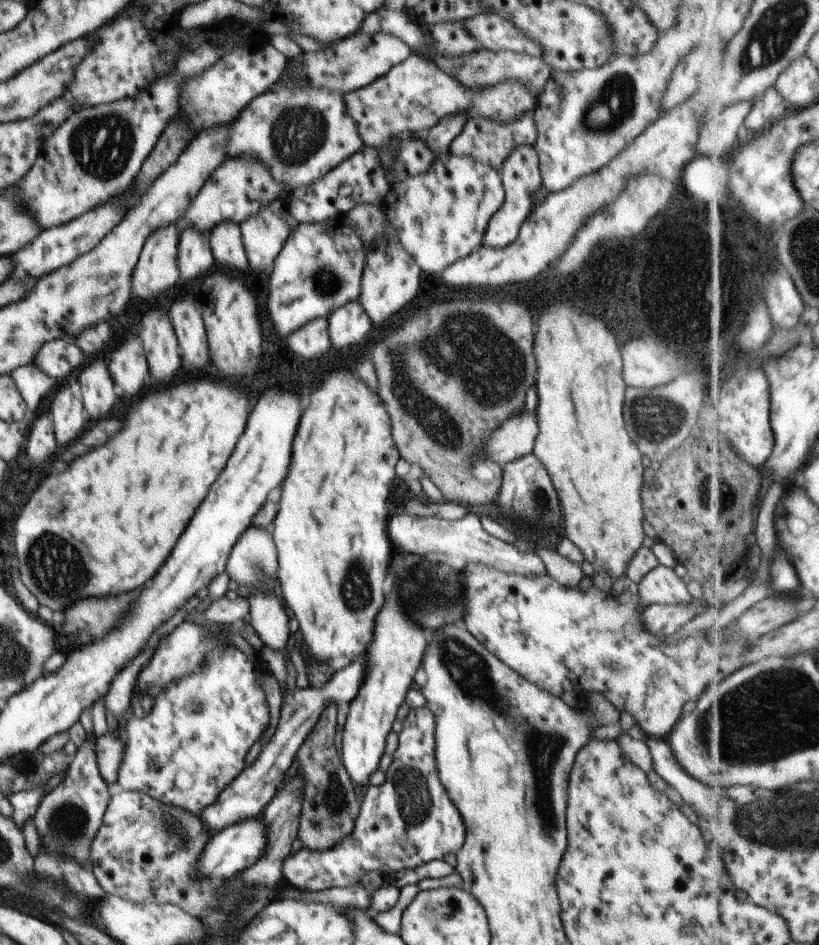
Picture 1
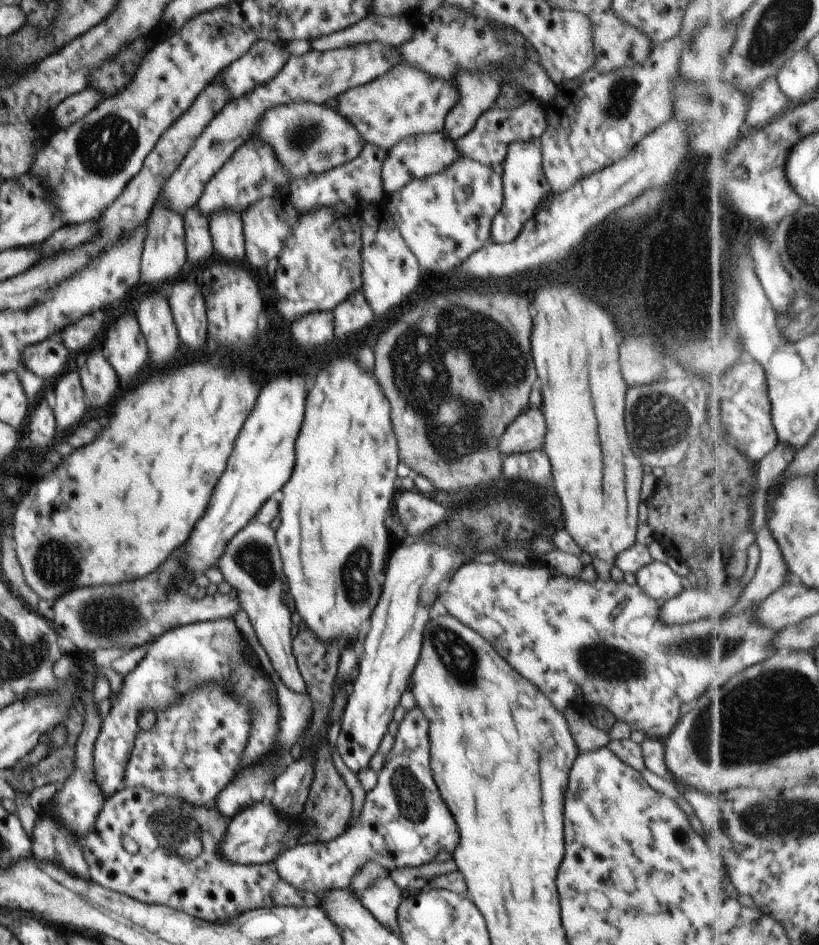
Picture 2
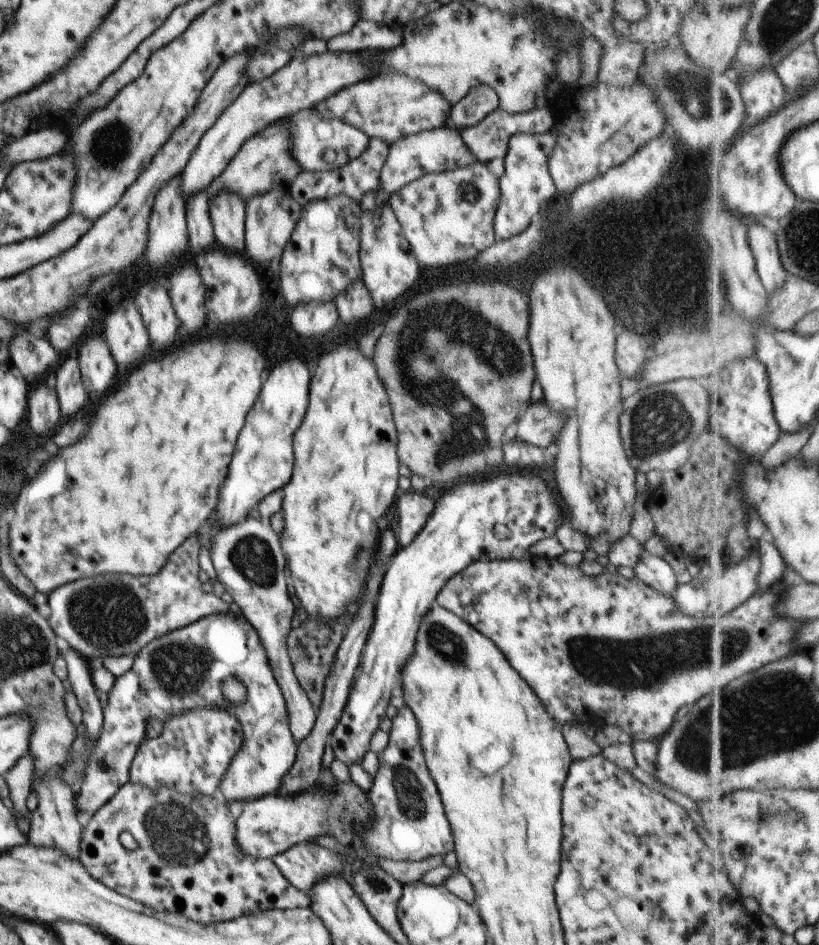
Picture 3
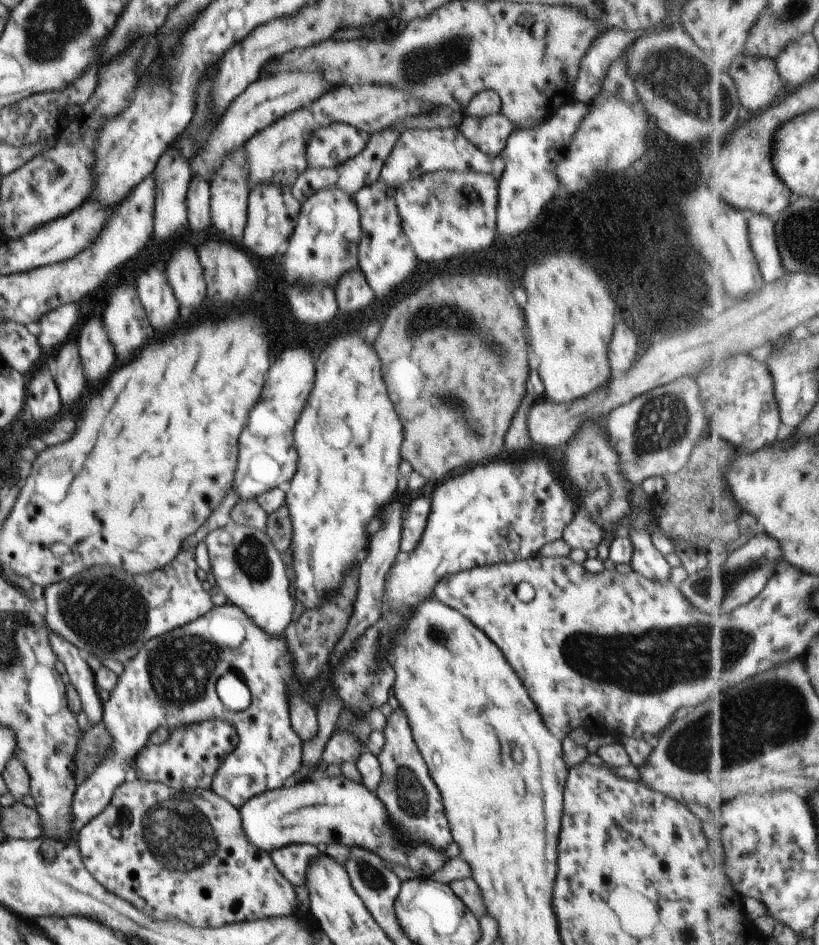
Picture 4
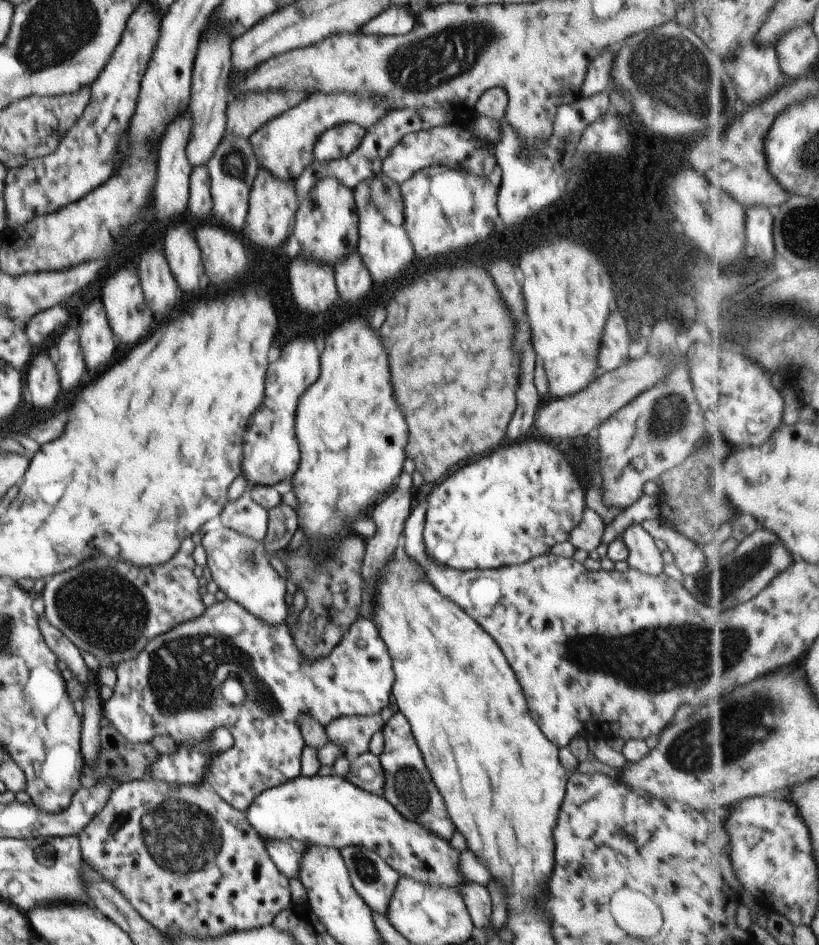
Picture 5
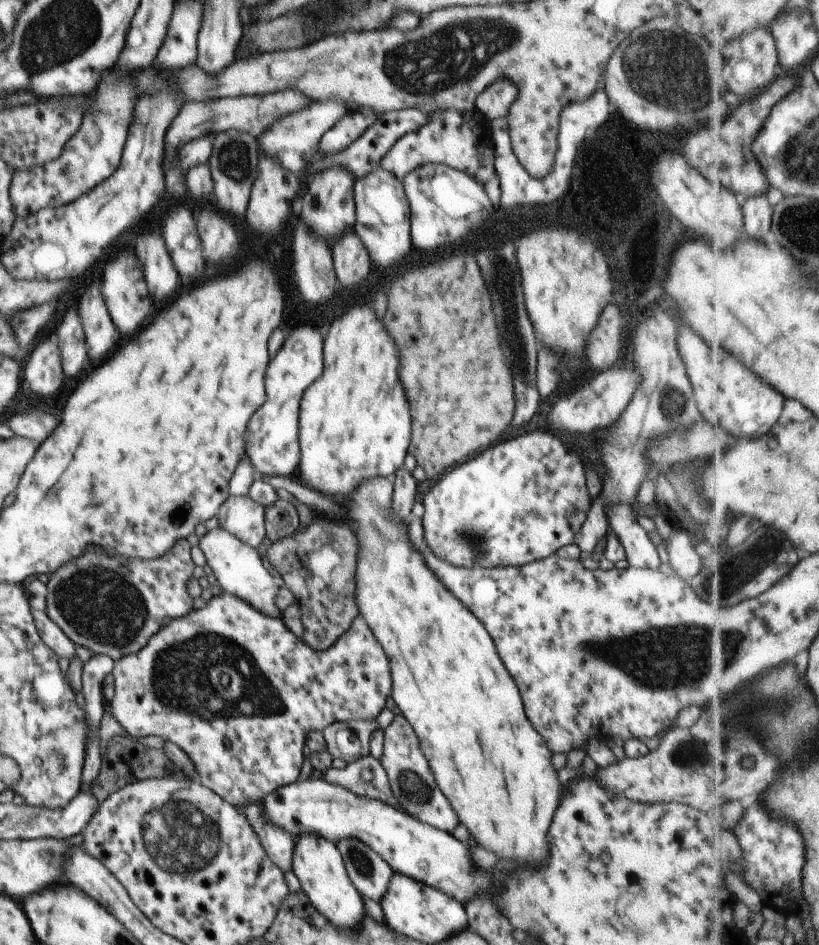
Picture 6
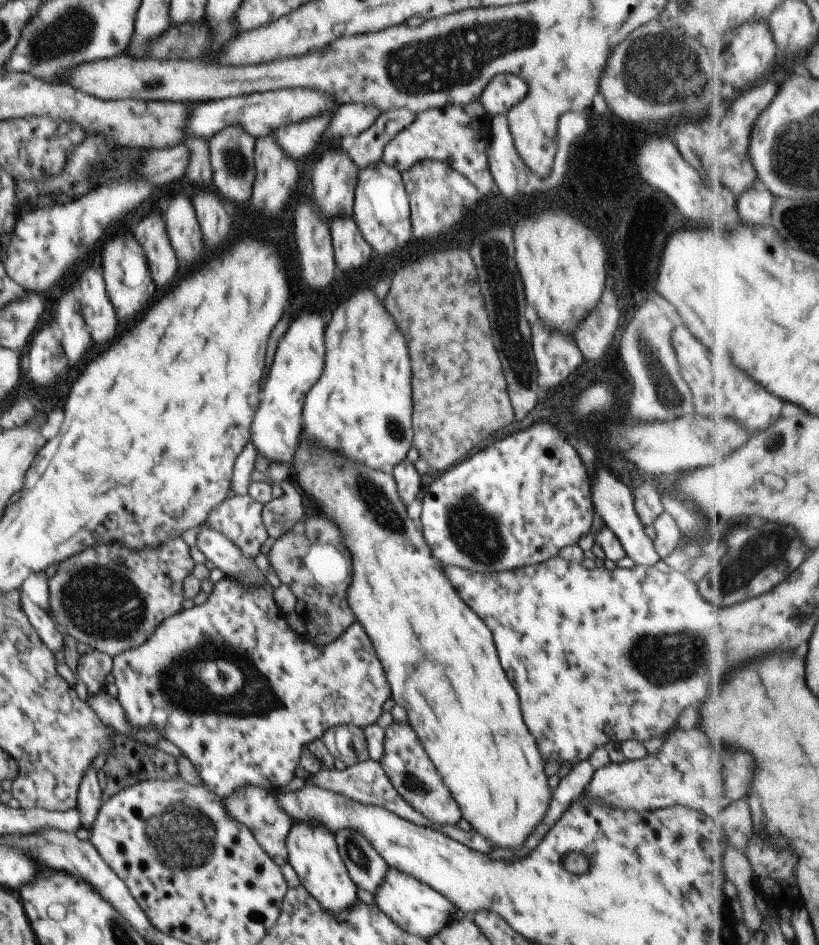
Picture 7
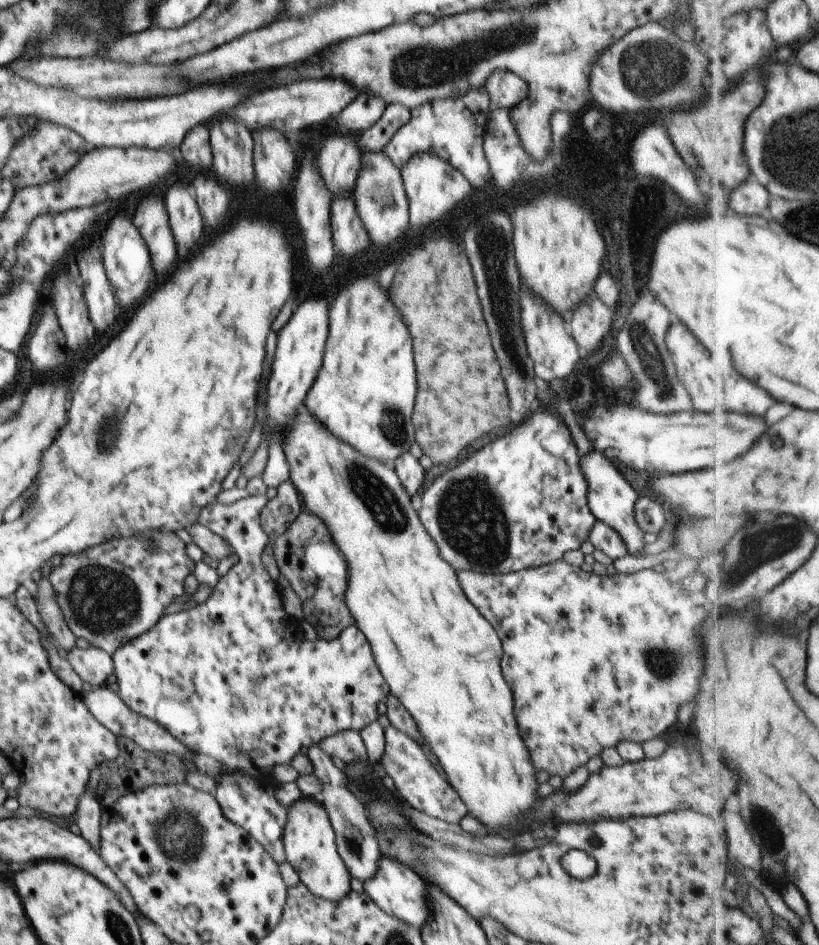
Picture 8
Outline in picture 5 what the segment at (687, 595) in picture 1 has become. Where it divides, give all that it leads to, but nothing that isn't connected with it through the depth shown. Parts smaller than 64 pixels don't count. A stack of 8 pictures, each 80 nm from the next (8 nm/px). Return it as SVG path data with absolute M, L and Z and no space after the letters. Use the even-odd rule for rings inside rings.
M640 525L627 526L620 536L627 548L627 565L647 576L663 574L663 561L654 539Z

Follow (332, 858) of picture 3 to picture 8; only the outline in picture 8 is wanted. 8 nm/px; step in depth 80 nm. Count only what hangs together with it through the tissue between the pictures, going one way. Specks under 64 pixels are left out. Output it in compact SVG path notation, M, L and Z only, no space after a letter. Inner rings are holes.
M223 771L216 780L213 795L227 820L248 832L277 864L285 861L281 837L287 808L277 802L271 787L261 785L258 779L244 775L242 772Z

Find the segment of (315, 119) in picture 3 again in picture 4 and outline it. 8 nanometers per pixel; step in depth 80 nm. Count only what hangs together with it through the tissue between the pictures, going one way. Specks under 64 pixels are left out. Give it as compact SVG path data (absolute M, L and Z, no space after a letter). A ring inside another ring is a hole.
M333 123L313 131L306 142L306 166L333 168L359 154L368 134L345 123Z

